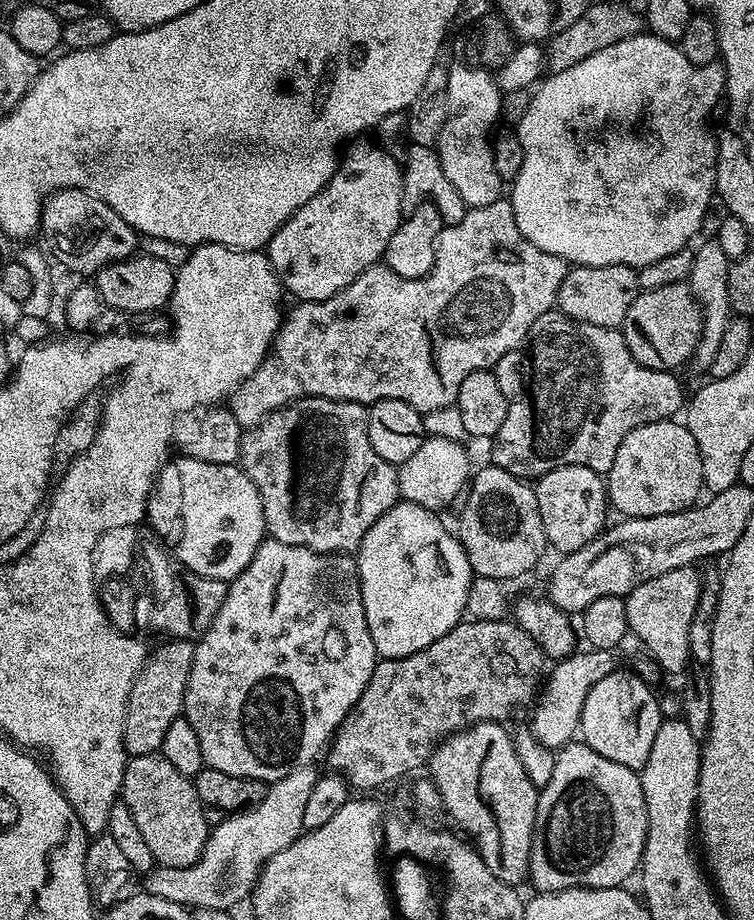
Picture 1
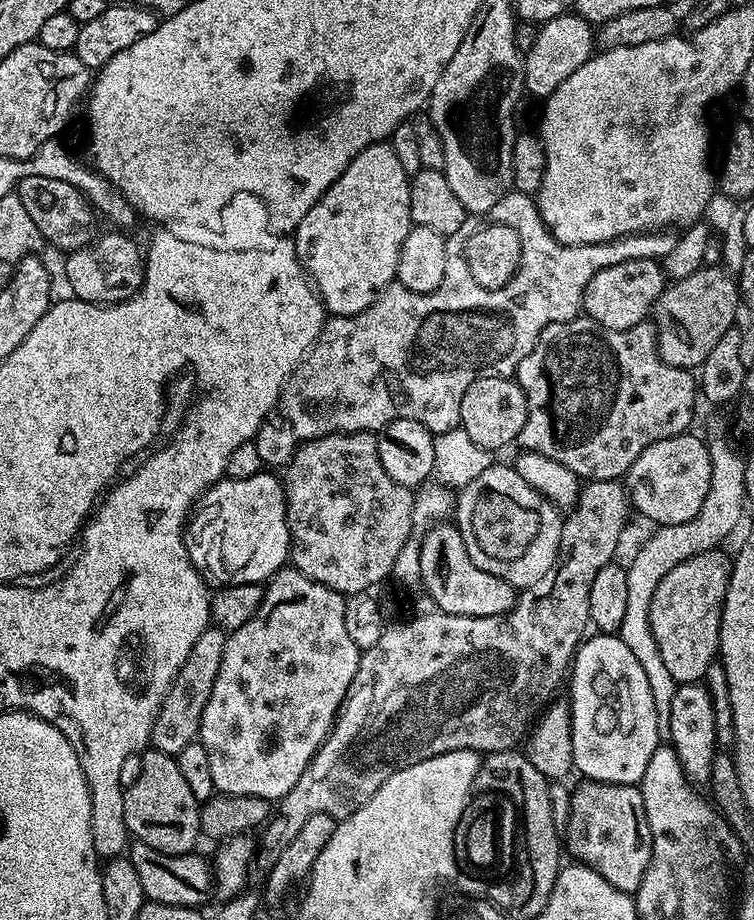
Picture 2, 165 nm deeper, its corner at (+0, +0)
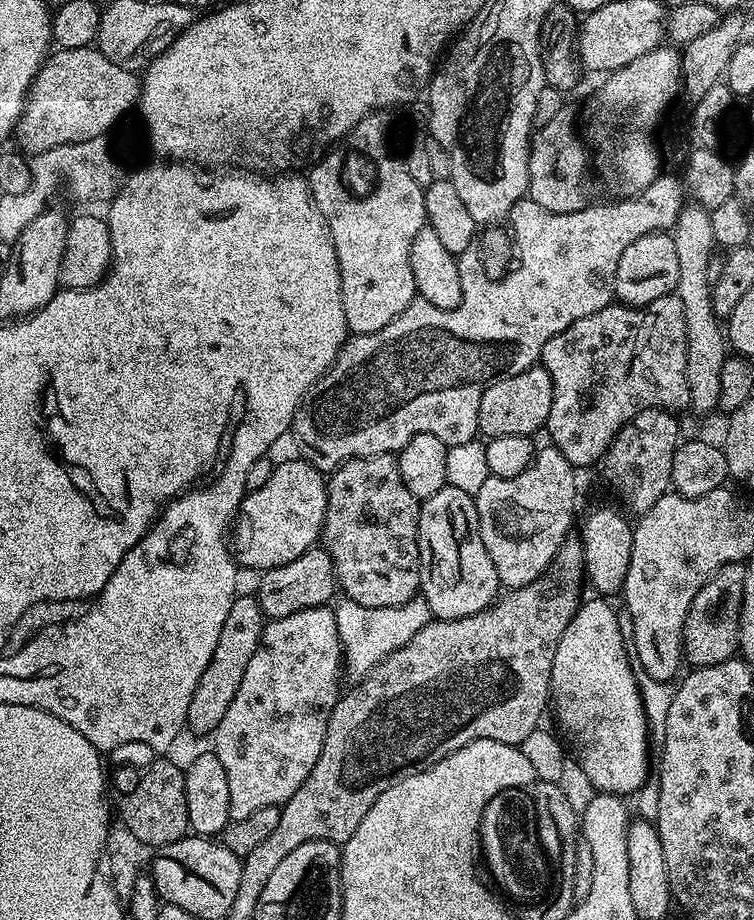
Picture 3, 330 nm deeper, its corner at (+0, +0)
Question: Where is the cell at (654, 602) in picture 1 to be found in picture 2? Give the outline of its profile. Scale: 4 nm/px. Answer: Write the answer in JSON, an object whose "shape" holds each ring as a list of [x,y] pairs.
{"shape":[[[720,548],[694,554],[674,566],[674,570],[658,582],[654,598],[650,598],[650,630],[654,630],[654,642],[658,642],[662,663],[670,669],[677,685],[701,683],[706,670],[717,659],[732,562],[733,557]]]}

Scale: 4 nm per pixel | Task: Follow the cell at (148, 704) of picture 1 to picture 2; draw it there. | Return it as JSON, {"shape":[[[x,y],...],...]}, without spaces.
{"shape":[[[209,626],[198,638],[194,650],[190,650],[190,658],[186,658],[182,670],[178,670],[156,715],[150,741],[155,751],[177,756],[185,746],[190,746],[199,737],[202,710],[206,710],[206,702],[210,702],[210,690],[214,690],[214,678],[218,678],[218,666],[222,666],[222,650],[227,641],[223,628]]]}

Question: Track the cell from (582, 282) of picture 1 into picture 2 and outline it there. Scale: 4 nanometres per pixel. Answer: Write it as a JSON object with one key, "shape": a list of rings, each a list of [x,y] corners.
{"shape":[[[627,260],[618,262],[618,266],[606,266],[606,270],[598,270],[586,286],[583,315],[589,320],[598,322],[610,330],[626,330],[649,319],[656,299],[664,293],[666,277],[661,261]]]}

